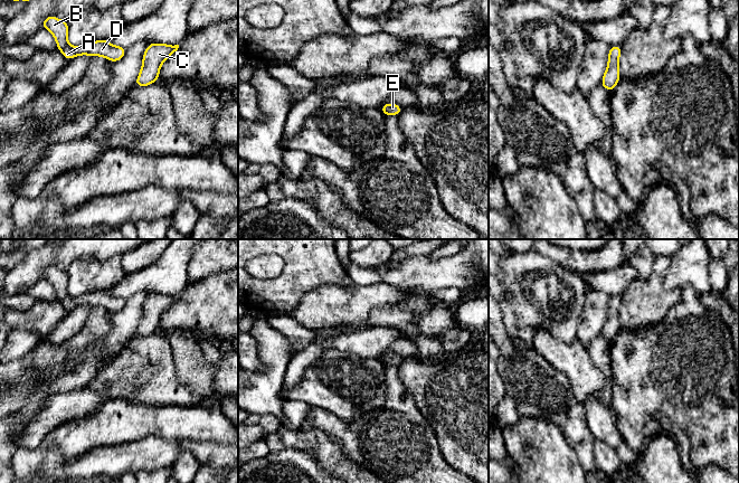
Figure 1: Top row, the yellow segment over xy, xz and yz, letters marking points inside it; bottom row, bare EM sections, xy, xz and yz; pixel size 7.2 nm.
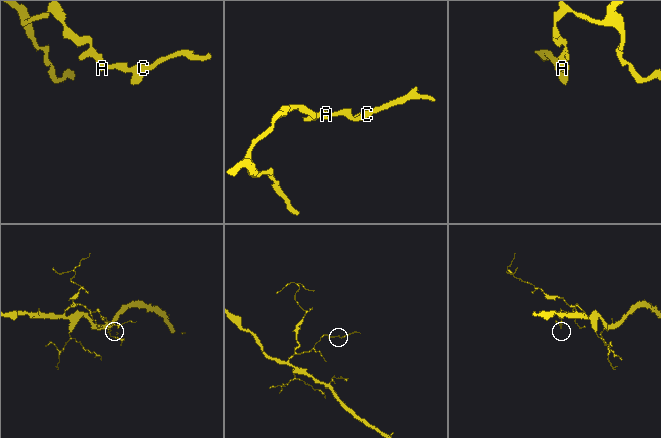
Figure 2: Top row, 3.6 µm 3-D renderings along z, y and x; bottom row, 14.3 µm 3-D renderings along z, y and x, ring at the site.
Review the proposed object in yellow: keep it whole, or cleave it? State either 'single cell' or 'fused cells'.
single cell

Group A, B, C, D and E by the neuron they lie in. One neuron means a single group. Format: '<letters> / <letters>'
A B C D E

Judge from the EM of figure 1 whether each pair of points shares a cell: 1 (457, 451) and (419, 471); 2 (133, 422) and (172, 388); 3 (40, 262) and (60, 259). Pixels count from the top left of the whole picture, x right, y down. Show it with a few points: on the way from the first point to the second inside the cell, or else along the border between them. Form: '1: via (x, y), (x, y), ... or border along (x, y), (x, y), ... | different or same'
1: border along (434, 433), (442, 456), (458, 471) | different
2: border along (128, 400), (144, 404), (180, 405) | different
3: via (45, 259), (56, 259) | same

